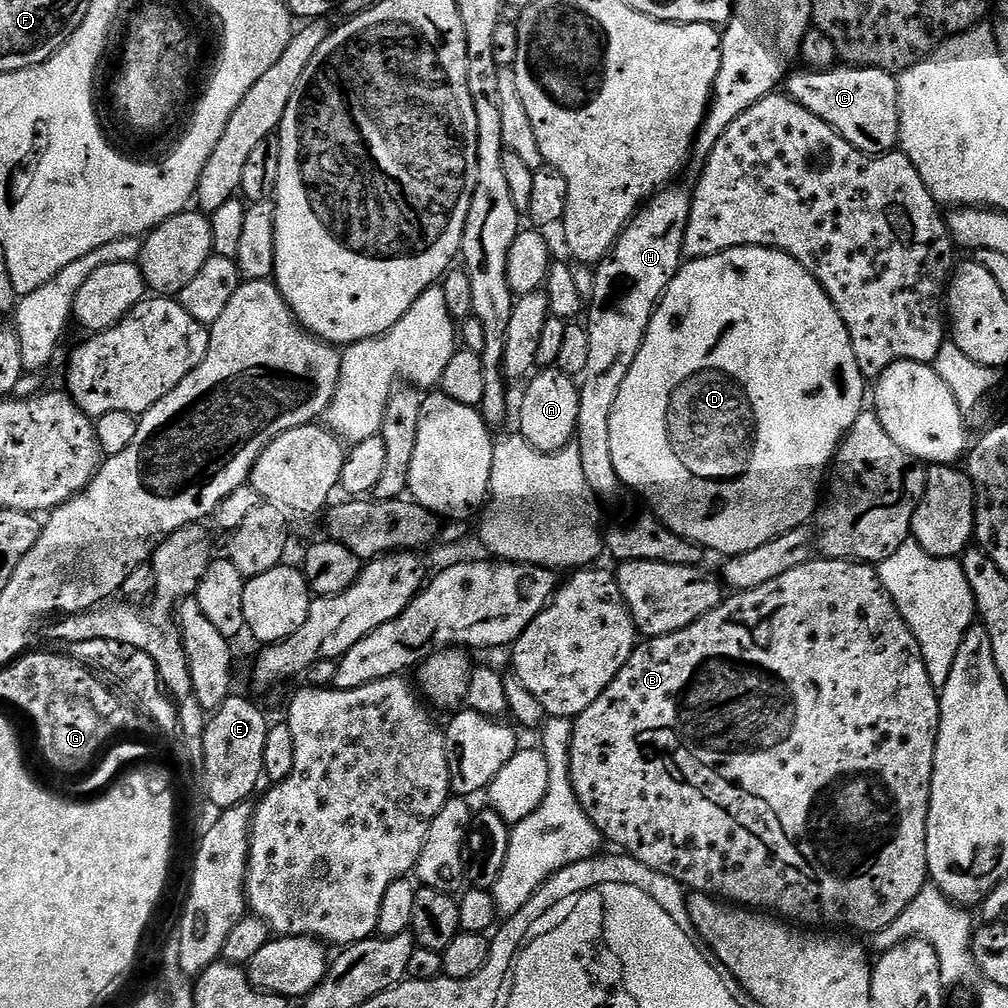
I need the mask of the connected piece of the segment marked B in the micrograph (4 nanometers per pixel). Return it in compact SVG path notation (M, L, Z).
M809 558L804 563L794 566L794 570L786 570L786 574L778 574L778 578L770 578L770 582L762 582L762 586L754 586L745 592L729 595L721 600L717 608L710 610L705 616L698 618L690 626L686 626L674 634L653 636L637 643L630 658L622 666L622 670L618 670L618 674L610 682L610 686L606 686L606 690L602 690L600 697L581 716L575 717L572 725L572 742L569 746L569 774L577 802L609 845L610 843L617 844L620 847L617 849L621 853L642 862L647 868L658 874L677 880L685 889L692 892L704 892L707 896L715 896L748 910L767 910L785 921L795 922L800 926L841 924L842 927L853 928L856 932L875 934L881 932L886 926L890 926L890 922L894 922L894 918L898 918L898 914L902 914L902 910L906 910L906 906L910 906L910 902L914 902L914 898L918 898L918 894L930 880L926 862L926 822L928 821L932 771L934 770L936 731L939 725L940 698L937 685L930 682L930 674L926 670L926 662L922 658L922 650L918 646L918 638L914 638L907 622L901 618L894 602L880 585L877 569L868 562Z

